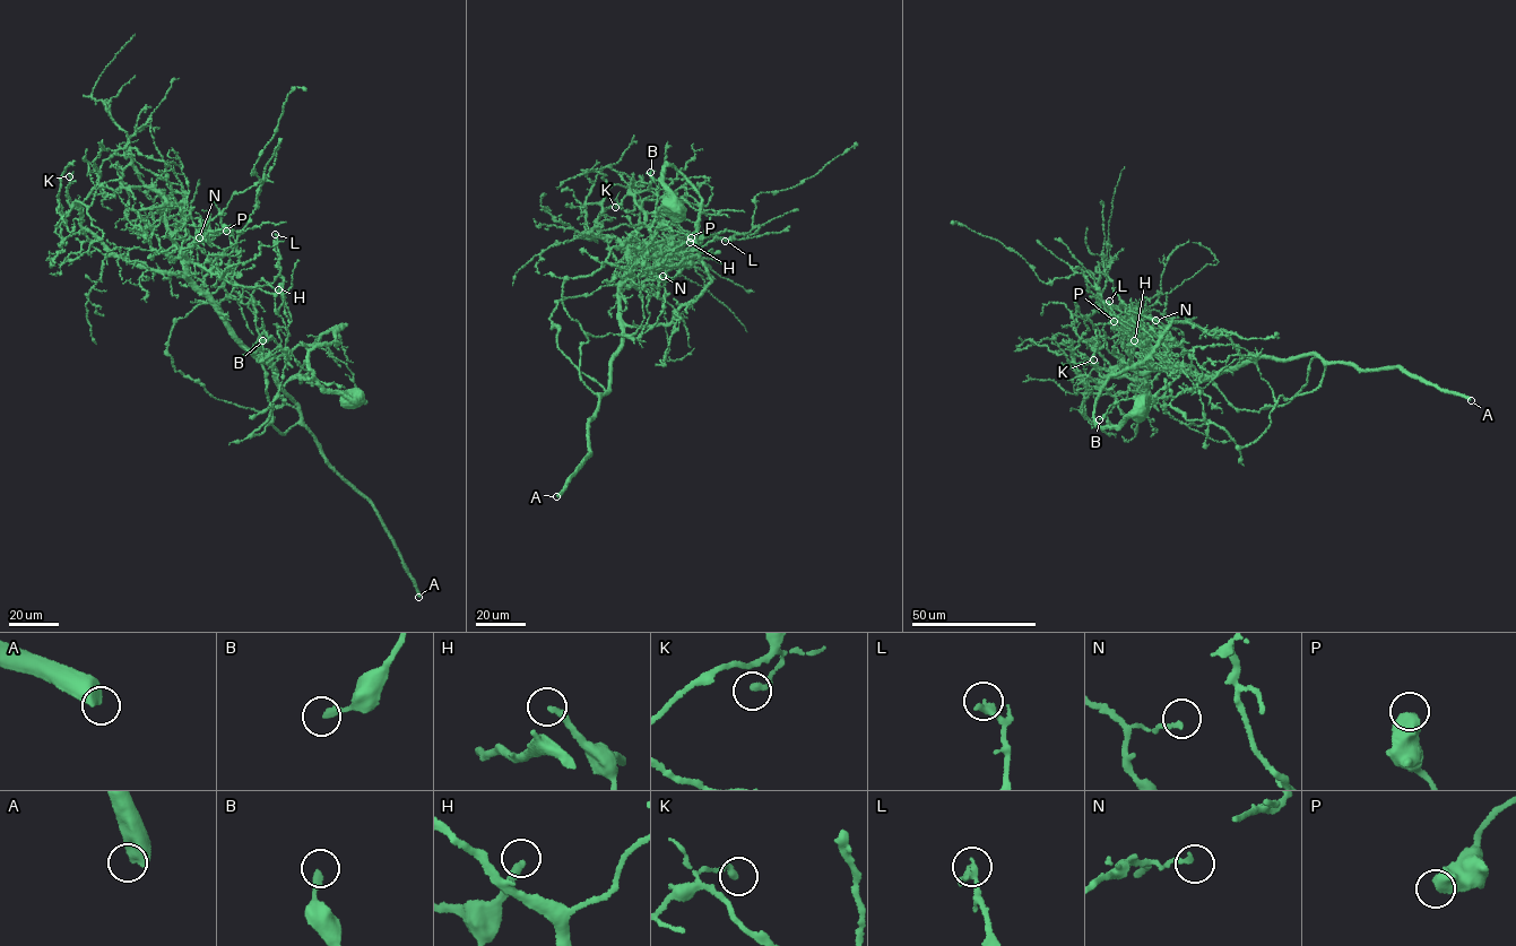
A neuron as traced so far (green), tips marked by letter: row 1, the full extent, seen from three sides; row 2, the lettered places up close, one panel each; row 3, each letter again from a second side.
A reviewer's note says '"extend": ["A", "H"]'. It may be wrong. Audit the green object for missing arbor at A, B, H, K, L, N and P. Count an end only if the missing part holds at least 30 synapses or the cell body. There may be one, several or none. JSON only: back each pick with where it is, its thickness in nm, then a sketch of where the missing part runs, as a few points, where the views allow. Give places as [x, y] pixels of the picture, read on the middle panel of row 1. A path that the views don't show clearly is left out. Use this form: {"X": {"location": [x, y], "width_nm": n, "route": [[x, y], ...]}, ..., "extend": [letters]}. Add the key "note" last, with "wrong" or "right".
{"A": {"location": [556, 496], "width_nm": 600}, "H": {"location": [690, 242], "width_nm": 260, "route": [[690, 242], [696, 240], [702, 228], [696, 224], [695, 211]]}, "extend": ["A", "H"], "note": "right"}

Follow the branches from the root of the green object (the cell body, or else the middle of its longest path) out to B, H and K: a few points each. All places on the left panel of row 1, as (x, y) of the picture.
B: (352, 400), (308, 359), (345, 324), (267, 358), (300, 419), (250, 436), (263, 361), (289, 355), (262, 340)
H: (352, 400), (308, 359), (345, 324), (267, 358), (300, 419), (249, 436), (270, 407), (252, 294), (278, 289)
K: (352, 400), (308, 359), (345, 324), (260, 357), (182, 277), (139, 267), (81, 226), (69, 176)

